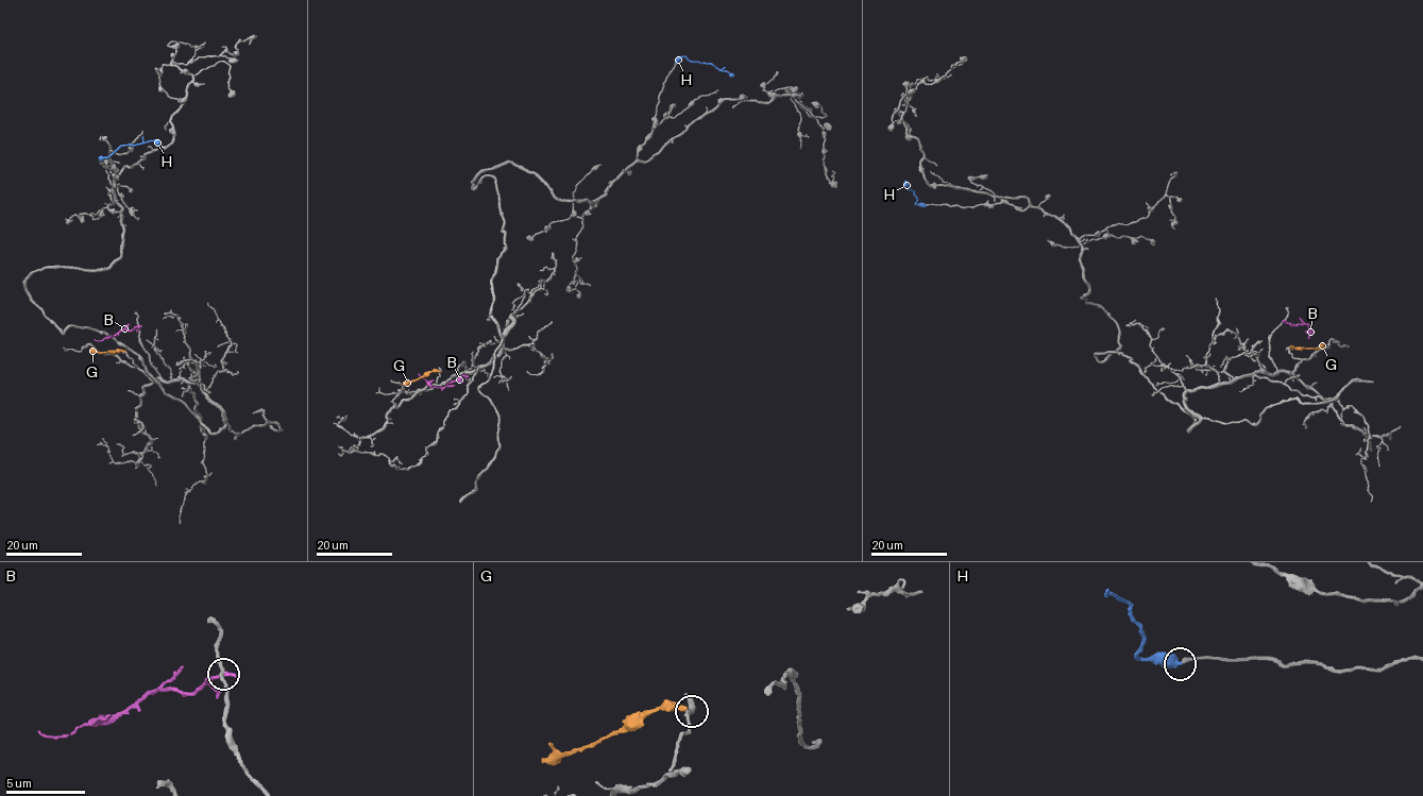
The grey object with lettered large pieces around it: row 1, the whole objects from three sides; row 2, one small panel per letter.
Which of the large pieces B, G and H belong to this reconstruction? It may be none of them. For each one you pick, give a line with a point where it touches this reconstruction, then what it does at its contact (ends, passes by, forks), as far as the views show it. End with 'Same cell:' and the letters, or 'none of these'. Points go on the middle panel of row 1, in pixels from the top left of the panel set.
H: (675, 62) | it ends
Same cell: H

